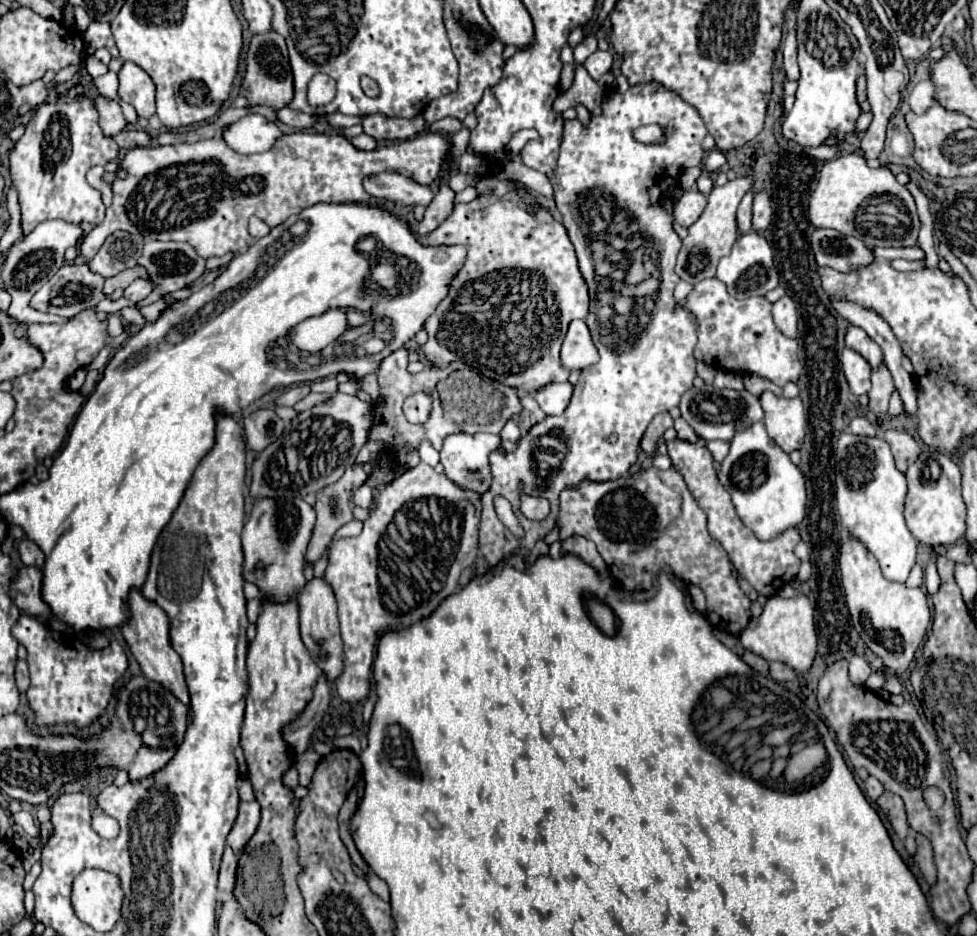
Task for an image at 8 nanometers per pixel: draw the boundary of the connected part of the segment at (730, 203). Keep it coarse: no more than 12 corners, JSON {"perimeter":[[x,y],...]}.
{"perimeter":[[753,177],[713,187],[689,227],[675,273],[715,277],[737,241],[737,205]]}

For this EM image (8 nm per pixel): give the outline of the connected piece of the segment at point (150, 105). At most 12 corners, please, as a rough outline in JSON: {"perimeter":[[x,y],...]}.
{"perimeter":[[135,63],[119,71],[119,97],[155,115],[155,83]]}

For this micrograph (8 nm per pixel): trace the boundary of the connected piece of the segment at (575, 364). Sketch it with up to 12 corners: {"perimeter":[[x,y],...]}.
{"perimeter":[[585,321],[569,323],[561,361],[585,369],[599,361]]}

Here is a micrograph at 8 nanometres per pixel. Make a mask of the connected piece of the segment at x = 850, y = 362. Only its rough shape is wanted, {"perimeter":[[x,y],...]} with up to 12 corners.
{"perimeter":[[845,347],[841,365],[855,395],[869,393],[871,365]]}

